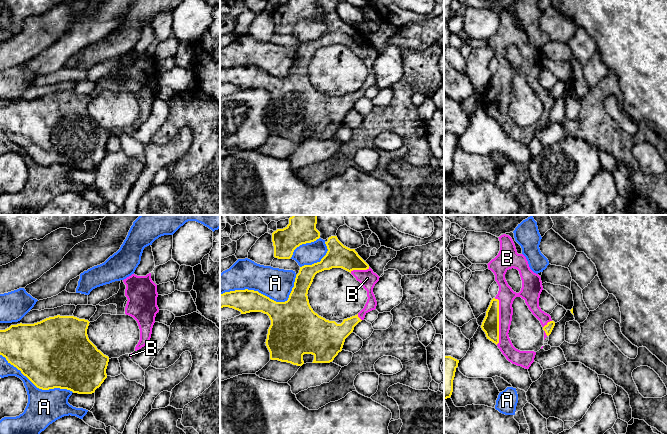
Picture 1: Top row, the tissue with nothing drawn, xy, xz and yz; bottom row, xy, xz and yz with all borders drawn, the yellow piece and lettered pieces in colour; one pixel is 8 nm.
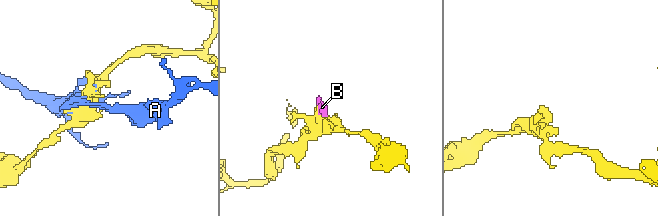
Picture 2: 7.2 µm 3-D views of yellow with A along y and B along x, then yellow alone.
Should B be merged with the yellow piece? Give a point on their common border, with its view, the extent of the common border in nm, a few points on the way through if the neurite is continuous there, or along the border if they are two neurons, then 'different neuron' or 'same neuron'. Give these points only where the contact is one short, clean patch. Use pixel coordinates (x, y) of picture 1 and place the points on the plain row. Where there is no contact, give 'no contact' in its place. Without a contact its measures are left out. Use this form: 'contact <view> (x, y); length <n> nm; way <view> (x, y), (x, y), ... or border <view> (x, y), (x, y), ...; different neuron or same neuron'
contact yz (498, 96); length 380 nm; same neuron

